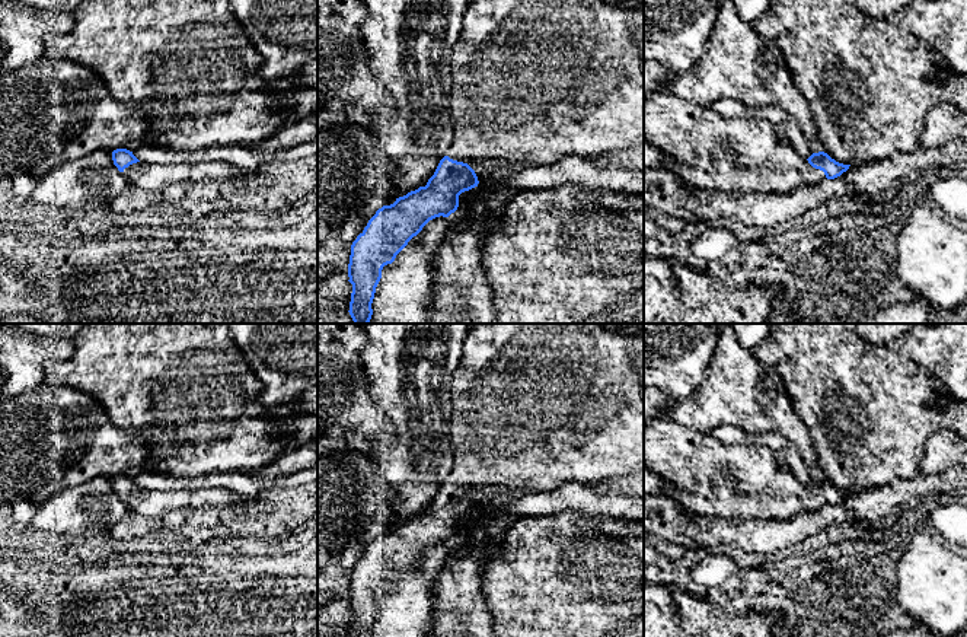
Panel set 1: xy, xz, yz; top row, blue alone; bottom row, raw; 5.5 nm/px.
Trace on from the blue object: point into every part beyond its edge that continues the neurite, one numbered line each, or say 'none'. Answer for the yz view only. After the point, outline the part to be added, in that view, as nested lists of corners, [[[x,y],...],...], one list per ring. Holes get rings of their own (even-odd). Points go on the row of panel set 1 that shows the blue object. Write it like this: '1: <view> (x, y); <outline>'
1: yz (730, 155); [[[668,89],[652,92],[644,101],[644,138],[673,157],[664,168],[679,182],[705,189],[785,194],[820,185],[827,179],[823,171],[813,168],[789,143],[781,143],[770,122],[756,118],[722,118],[711,106],[682,101]]]

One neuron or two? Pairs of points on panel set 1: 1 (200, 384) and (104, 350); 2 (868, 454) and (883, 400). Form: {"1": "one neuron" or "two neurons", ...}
{"1": "one neuron", "2": "one neuron"}

